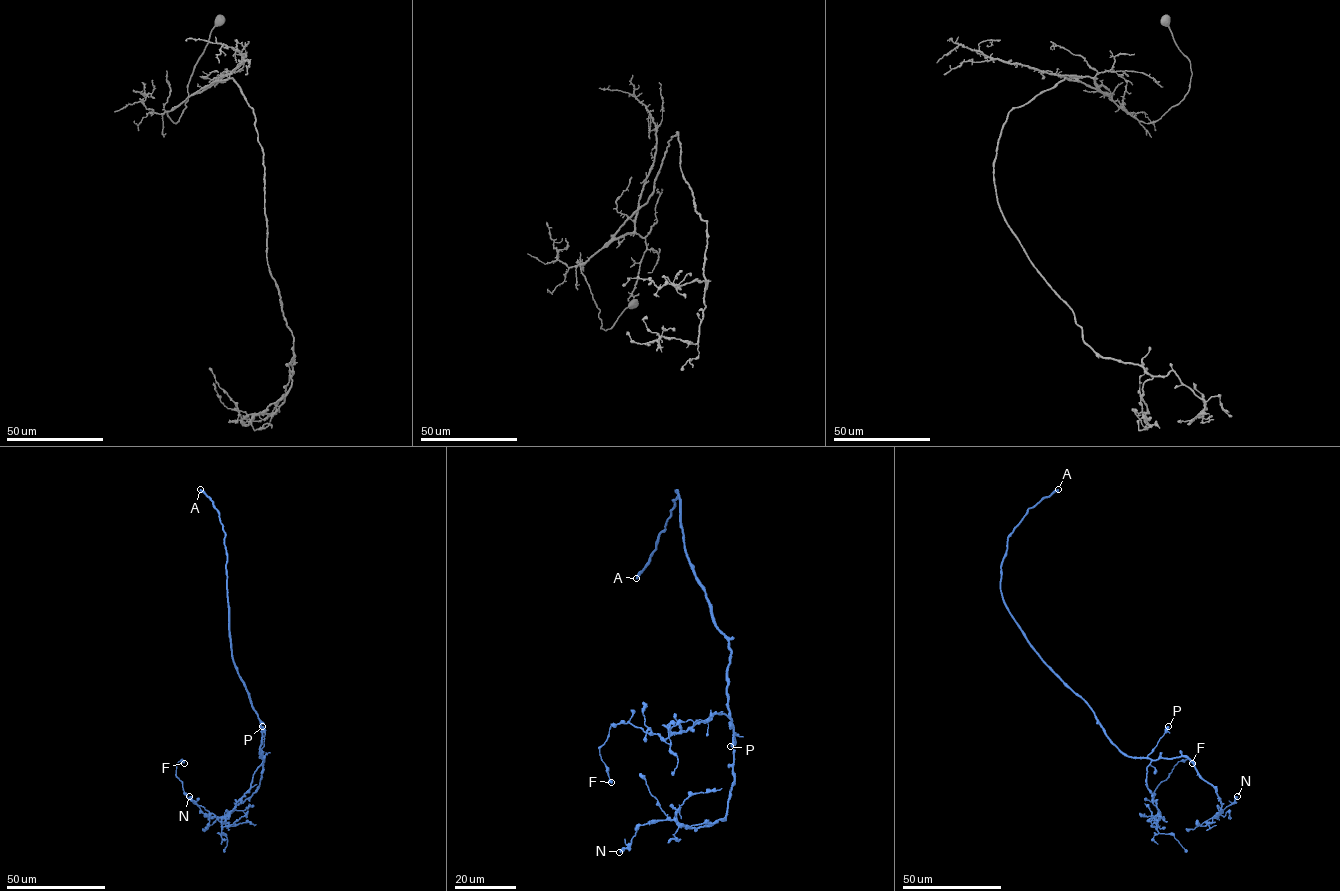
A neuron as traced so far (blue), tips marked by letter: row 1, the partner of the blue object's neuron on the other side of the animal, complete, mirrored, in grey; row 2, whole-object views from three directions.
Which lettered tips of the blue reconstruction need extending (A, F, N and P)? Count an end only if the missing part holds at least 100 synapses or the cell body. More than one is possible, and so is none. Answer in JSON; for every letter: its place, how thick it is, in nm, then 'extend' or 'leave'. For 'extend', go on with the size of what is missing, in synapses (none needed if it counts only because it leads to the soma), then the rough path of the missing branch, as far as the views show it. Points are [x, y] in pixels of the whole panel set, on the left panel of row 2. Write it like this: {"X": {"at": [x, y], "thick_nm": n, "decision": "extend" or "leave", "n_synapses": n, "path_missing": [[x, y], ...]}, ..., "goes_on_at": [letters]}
{"A": {"at": [200, 489], "thick_nm": 440, "decision": "extend", "n_synapses": 750, "path_missing": [[200, 489], [171, 484], [115, 535], [133, 538], [137, 535], [146, 509], [151, 471]]}, "F": {"at": [184, 763], "thick_nm": 550, "decision": "leave"}, "N": {"at": [189, 796], "thick_nm": 550, "decision": "leave"}, "P": {"at": [262, 726], "thick_nm": 600, "decision": "leave"}, "goes_on_at": ["A"]}

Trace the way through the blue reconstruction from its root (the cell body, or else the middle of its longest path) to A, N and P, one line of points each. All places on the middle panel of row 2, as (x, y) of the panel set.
A: (715, 622), (712, 606), (686, 556), (677, 491), (656, 549), (636, 578)
N: (715, 622), (730, 649), (727, 692), (734, 781), (727, 812), (698, 827), (673, 820), (648, 821), (619, 852)
P: (715, 622), (727, 638), (730, 649), (727, 671), (727, 709), (735, 738), (730, 746)

